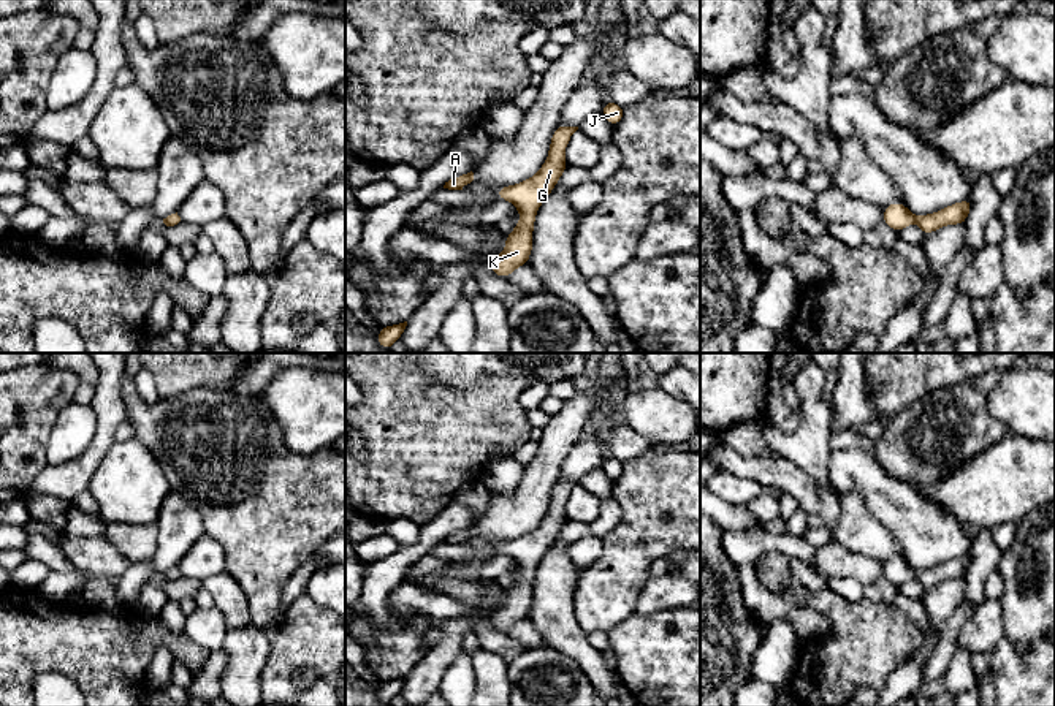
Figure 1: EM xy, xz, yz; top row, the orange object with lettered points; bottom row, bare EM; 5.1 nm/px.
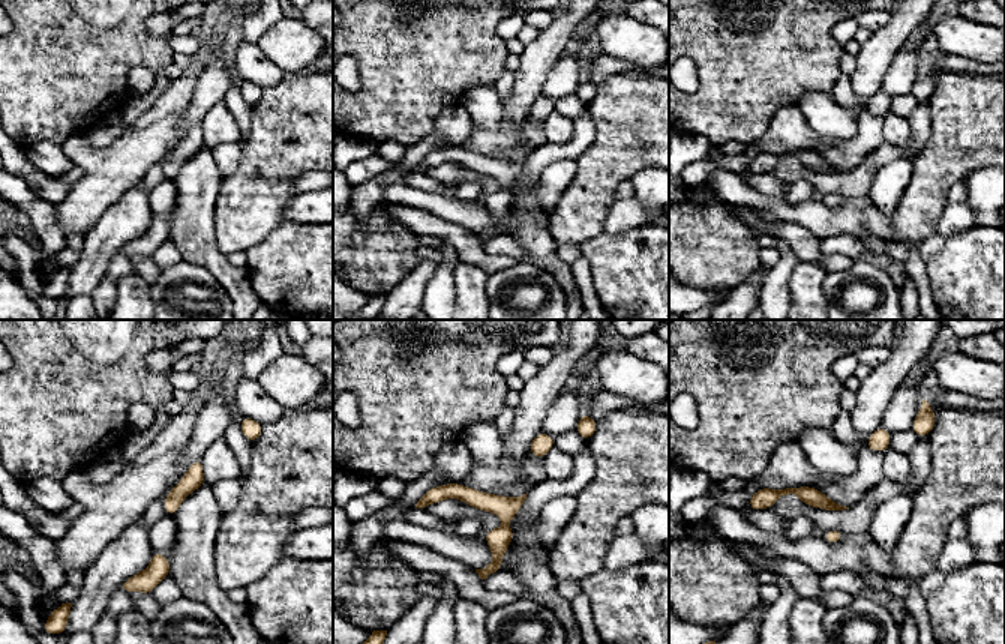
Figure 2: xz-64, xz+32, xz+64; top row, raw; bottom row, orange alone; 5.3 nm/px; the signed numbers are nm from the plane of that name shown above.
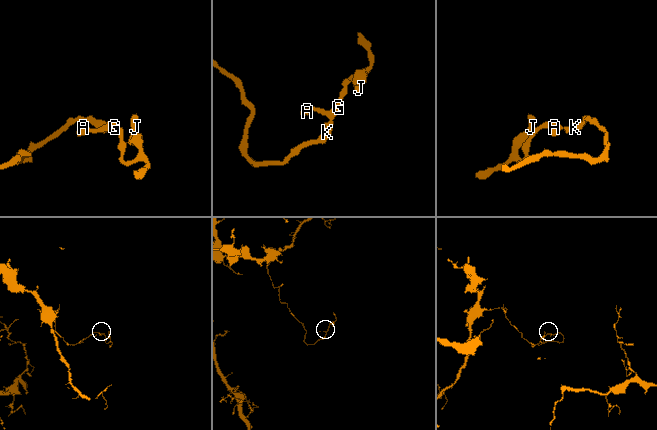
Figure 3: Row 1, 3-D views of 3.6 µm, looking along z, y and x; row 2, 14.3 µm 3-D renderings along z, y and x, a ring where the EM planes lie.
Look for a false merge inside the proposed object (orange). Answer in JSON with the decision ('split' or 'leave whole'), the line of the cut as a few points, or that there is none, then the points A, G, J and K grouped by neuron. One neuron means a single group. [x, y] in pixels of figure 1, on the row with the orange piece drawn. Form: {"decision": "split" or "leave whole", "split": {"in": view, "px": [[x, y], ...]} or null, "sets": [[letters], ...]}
{"decision": "leave whole", "split": null, "sets": [["A", "G", "J", "K"]]}

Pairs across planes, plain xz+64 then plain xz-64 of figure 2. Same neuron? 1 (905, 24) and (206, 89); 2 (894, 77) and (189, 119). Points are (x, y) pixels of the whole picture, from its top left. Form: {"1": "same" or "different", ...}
{"1": "different", "2": "same"}

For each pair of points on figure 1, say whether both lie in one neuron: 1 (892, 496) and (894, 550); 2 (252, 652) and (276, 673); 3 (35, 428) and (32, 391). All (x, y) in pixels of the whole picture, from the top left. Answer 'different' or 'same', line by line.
1: different
2: different
3: same

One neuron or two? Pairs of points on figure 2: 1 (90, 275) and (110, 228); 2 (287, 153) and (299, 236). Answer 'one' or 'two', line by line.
1: one
2: two

